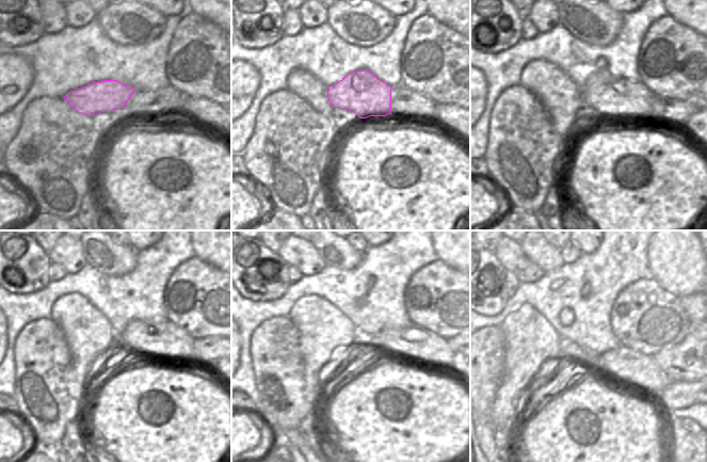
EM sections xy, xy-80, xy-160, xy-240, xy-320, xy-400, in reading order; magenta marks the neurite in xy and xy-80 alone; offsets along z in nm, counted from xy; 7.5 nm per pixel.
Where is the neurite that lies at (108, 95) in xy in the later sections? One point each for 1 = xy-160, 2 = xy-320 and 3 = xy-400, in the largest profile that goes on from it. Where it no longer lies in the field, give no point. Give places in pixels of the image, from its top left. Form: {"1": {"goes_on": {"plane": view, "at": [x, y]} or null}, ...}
{"1": {"goes_on": {"plane": "xy-160", "at": [611, 96]}}, "2": {"goes_on": {"plane": "xy-320", "at": [413, 343]}}, "3": {"goes_on": {"plane": "xy-400", "at": [622, 364]}}}

